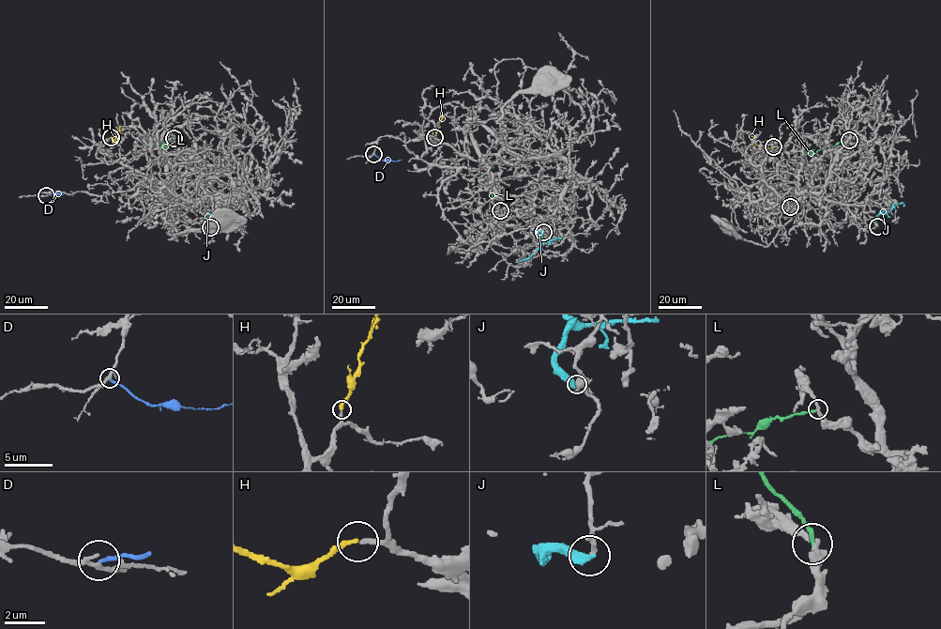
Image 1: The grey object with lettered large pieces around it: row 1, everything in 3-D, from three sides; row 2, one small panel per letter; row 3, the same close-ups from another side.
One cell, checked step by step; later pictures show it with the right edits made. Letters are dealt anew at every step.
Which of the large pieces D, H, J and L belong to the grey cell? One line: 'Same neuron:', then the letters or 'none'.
Same neuron: H

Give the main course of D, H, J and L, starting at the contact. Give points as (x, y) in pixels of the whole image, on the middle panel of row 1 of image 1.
D: (373, 154), (382, 160), (402, 160)
H: (434, 137), (442, 115)
J: (542, 232), (538, 231), (542, 244), (530, 256), (520, 261)
L: (500, 210), (491, 194), (492, 175), (487, 168), (493, 167)

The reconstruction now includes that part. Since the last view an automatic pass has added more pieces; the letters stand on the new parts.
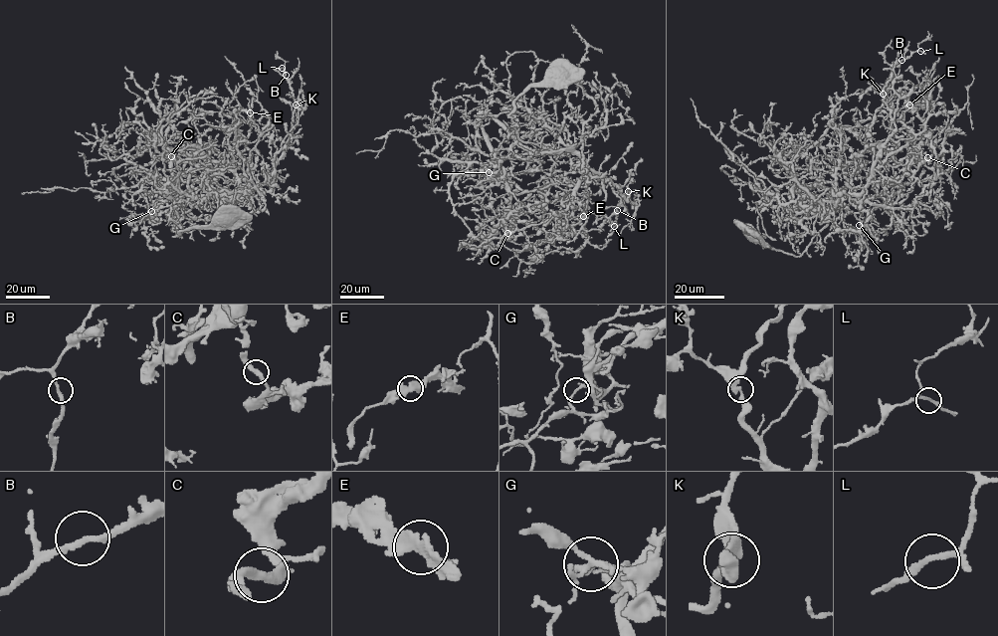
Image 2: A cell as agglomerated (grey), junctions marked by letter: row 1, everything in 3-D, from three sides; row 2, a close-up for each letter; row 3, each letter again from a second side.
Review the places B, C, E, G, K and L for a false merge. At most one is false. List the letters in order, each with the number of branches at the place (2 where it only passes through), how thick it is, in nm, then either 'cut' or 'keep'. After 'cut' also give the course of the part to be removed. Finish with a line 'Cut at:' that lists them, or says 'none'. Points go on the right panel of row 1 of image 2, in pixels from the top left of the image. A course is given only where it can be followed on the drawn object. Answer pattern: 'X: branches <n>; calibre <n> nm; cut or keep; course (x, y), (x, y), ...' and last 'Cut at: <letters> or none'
B: branches 2; calibre 240 nm; keep
C: branches 2; calibre 320 nm; keep
E: branches 2; calibre 320 nm; keep
G: branches 2; calibre 180 nm; keep
K: branches 2; calibre 320 nm; keep
L: branches 2; calibre 190 nm; keep
Cut at: none

